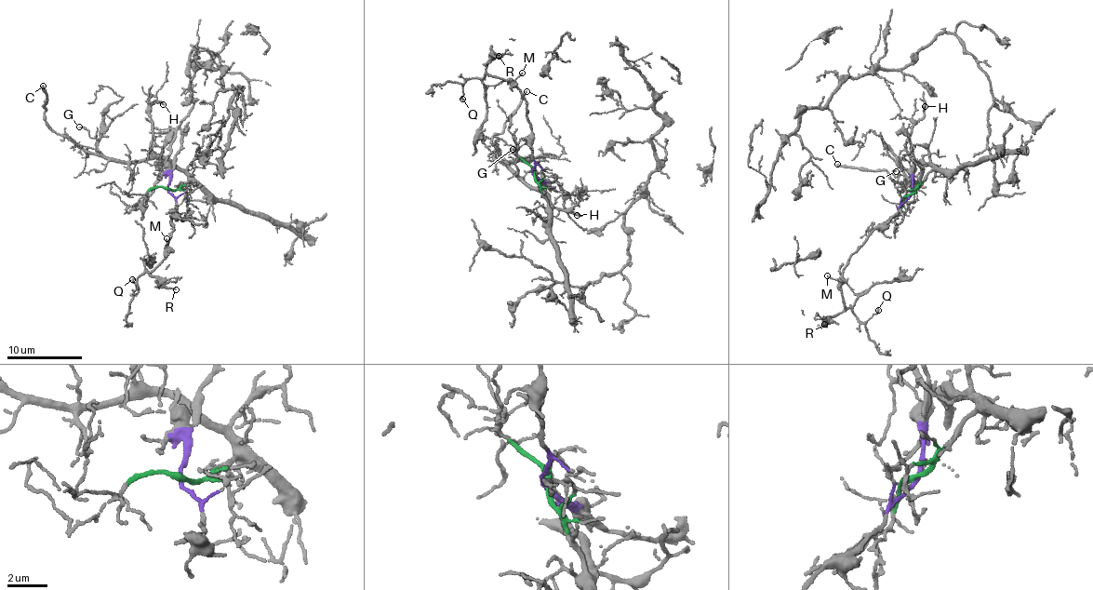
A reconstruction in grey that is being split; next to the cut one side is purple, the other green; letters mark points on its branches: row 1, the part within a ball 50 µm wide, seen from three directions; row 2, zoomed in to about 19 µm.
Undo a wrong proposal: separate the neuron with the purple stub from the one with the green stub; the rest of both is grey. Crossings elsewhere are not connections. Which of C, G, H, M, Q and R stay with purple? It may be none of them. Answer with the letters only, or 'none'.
M, Q, R

